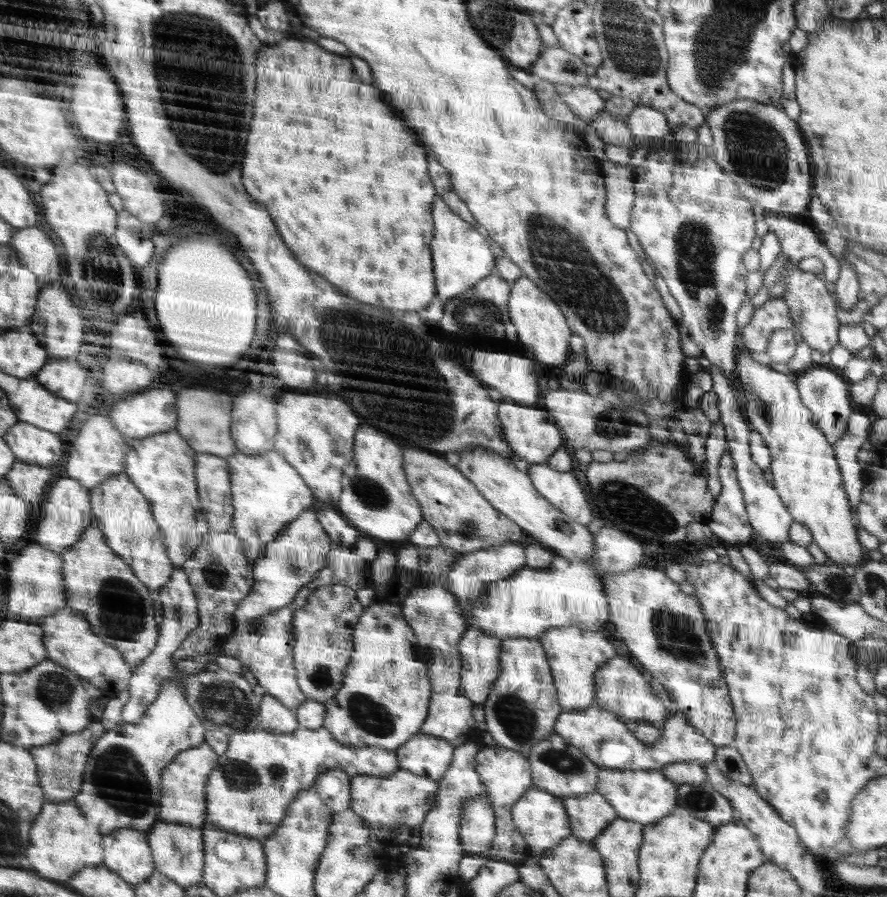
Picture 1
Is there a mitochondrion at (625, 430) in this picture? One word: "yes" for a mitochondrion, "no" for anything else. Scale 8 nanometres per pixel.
yes

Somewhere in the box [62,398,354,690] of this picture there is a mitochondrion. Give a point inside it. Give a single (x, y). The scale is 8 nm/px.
(123, 612)

